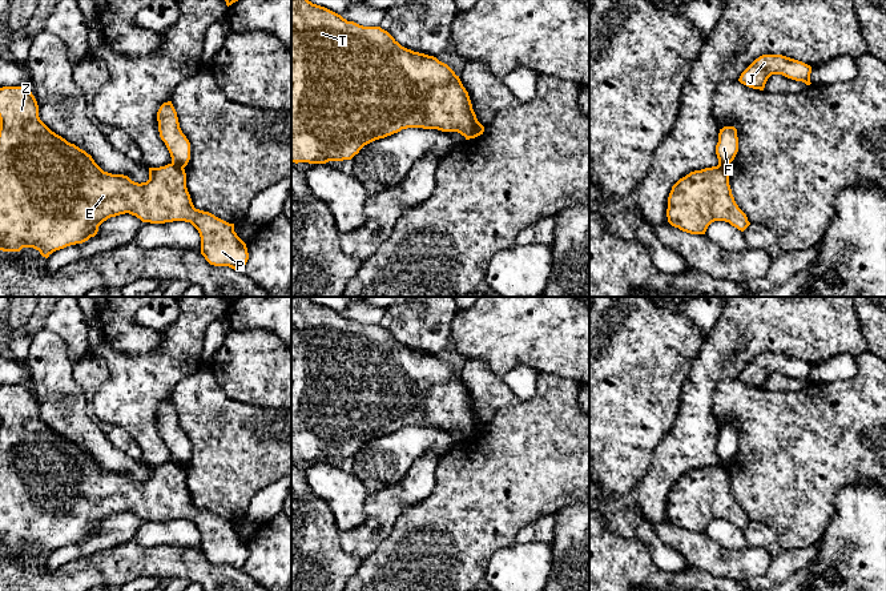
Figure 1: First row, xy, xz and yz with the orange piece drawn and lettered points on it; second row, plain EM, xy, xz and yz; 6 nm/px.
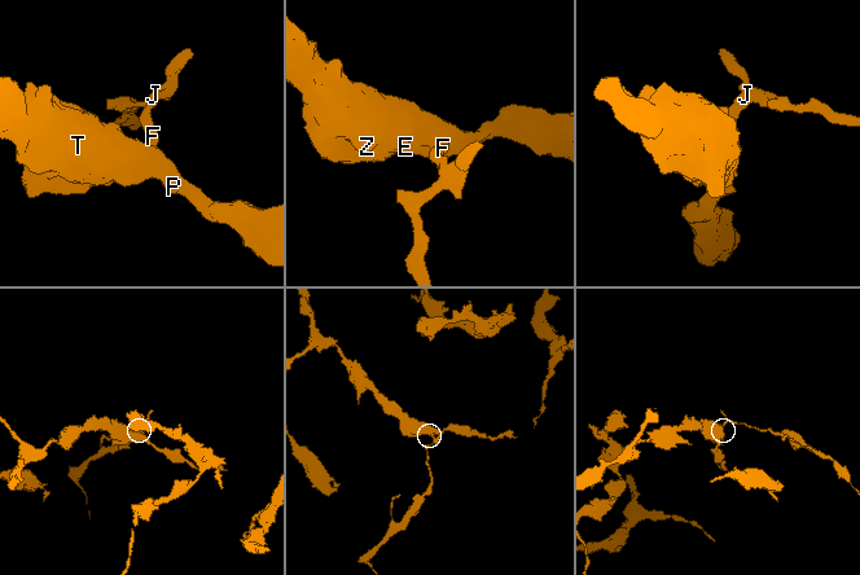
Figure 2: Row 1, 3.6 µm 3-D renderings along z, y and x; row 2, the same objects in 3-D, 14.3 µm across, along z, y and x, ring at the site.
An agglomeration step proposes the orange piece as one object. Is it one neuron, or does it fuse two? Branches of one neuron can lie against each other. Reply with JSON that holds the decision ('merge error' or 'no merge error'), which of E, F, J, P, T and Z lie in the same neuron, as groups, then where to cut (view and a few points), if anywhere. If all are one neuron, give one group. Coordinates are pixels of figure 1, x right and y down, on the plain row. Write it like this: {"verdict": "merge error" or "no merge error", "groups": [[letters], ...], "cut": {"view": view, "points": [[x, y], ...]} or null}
{"verdict": "merge error", "groups": [["E", "P", "T", "Z"], ["F", "J"]], "cut": {"view": "xy", "points": [[172, 461], [182, 466]]}}

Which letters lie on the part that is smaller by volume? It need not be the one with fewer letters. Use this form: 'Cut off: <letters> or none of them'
Cut off: F, J

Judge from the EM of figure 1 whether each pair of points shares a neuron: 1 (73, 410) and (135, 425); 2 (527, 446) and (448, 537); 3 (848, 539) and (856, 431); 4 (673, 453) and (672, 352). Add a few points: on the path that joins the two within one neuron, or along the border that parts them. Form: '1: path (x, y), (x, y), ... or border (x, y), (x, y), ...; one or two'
1: border (89, 398), (89, 410), (97, 419); two
2: path (514, 469), (470, 514); one
3: border (872, 481), (845, 486), (834, 498), (833, 511); two
4: border (681, 394), (681, 405), (676, 421), (656, 451); two

